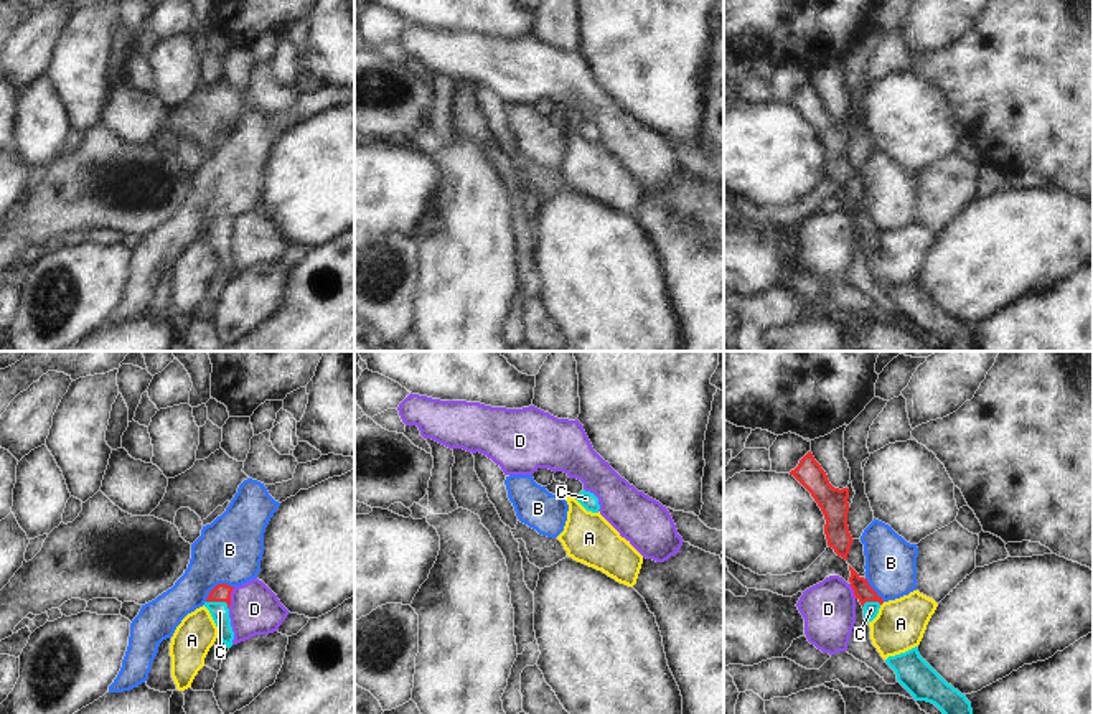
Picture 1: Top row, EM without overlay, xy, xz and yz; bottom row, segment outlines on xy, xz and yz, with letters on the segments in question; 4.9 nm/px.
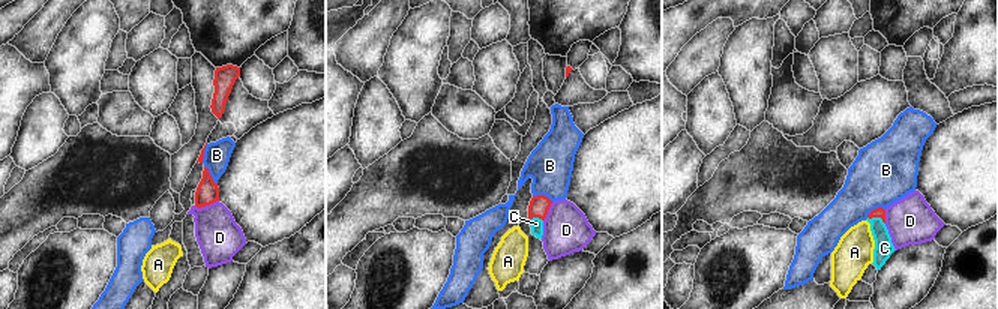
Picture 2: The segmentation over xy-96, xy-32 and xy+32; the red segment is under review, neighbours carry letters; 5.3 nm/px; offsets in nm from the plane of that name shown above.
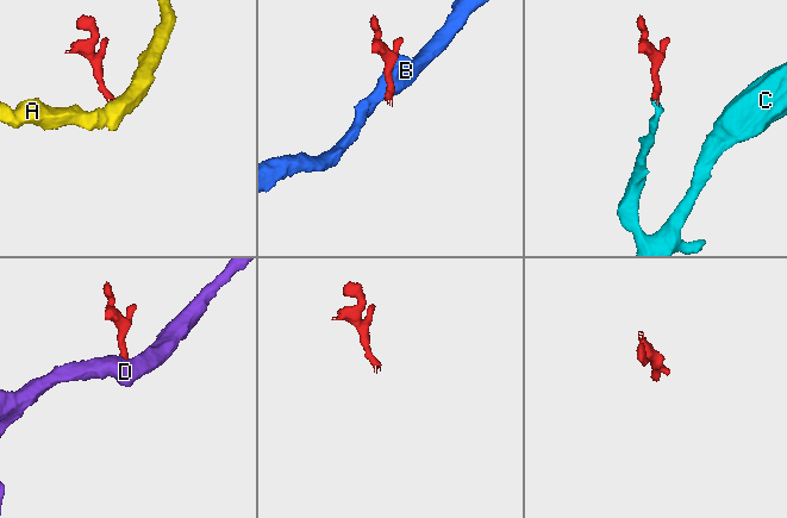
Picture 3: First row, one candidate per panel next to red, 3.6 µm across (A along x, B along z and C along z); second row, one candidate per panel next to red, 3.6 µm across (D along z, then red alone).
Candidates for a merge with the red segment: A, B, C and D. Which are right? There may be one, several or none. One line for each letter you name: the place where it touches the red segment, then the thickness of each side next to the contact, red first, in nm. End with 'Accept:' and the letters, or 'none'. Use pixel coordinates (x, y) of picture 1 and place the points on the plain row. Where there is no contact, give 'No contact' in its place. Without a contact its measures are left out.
C: Touches red at xy (220, 231). Thickness 90 nm (red) against 90 nm
Accept: C.

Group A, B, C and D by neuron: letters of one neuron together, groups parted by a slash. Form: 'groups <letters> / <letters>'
groups A / B / C / D

